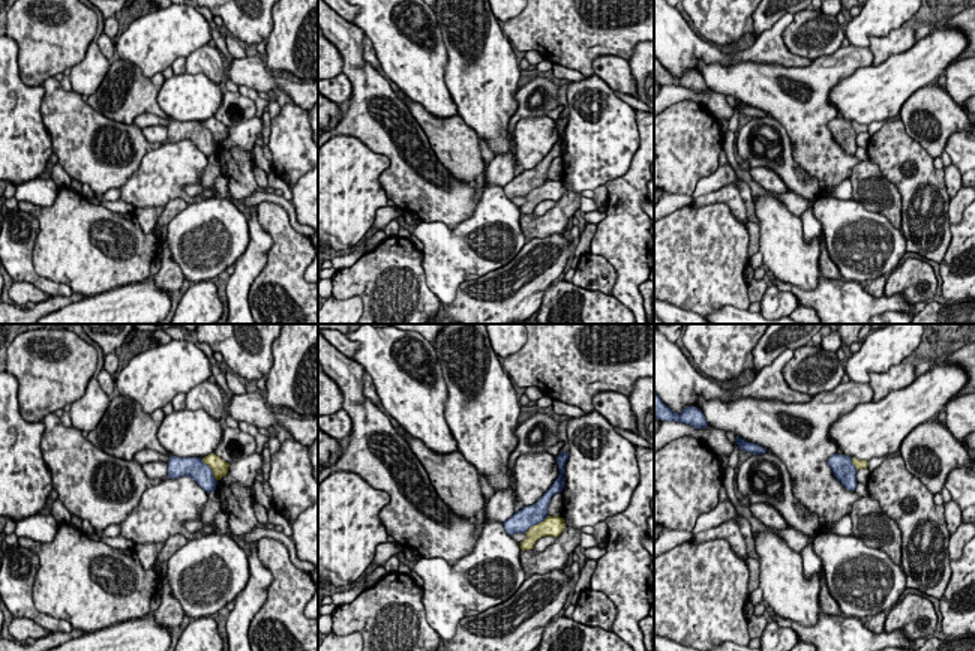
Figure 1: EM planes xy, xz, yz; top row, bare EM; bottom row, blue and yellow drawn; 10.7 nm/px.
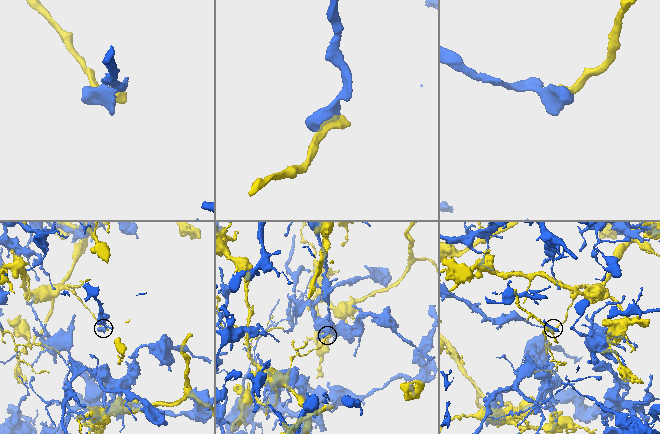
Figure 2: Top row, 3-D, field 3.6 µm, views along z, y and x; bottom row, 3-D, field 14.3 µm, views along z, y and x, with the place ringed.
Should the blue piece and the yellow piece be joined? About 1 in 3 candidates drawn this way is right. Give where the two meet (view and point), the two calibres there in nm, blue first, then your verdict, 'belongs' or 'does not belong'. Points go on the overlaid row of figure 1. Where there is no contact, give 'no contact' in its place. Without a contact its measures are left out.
contact xz (536, 524); calibres 220 and 220 nm; does not belong

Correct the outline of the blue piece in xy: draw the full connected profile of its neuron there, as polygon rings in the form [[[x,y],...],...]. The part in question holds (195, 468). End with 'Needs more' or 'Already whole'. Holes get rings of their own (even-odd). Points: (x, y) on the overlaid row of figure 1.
[[[171,456],[168,462],[168,478],[178,478],[182,476],[190,477],[207,494],[216,490],[218,480],[208,465],[201,458],[178,458]]]. Already whole

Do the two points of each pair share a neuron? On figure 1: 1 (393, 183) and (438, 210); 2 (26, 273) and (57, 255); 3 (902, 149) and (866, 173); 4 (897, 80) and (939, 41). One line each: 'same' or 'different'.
1: same
2: different
3: different
4: same

